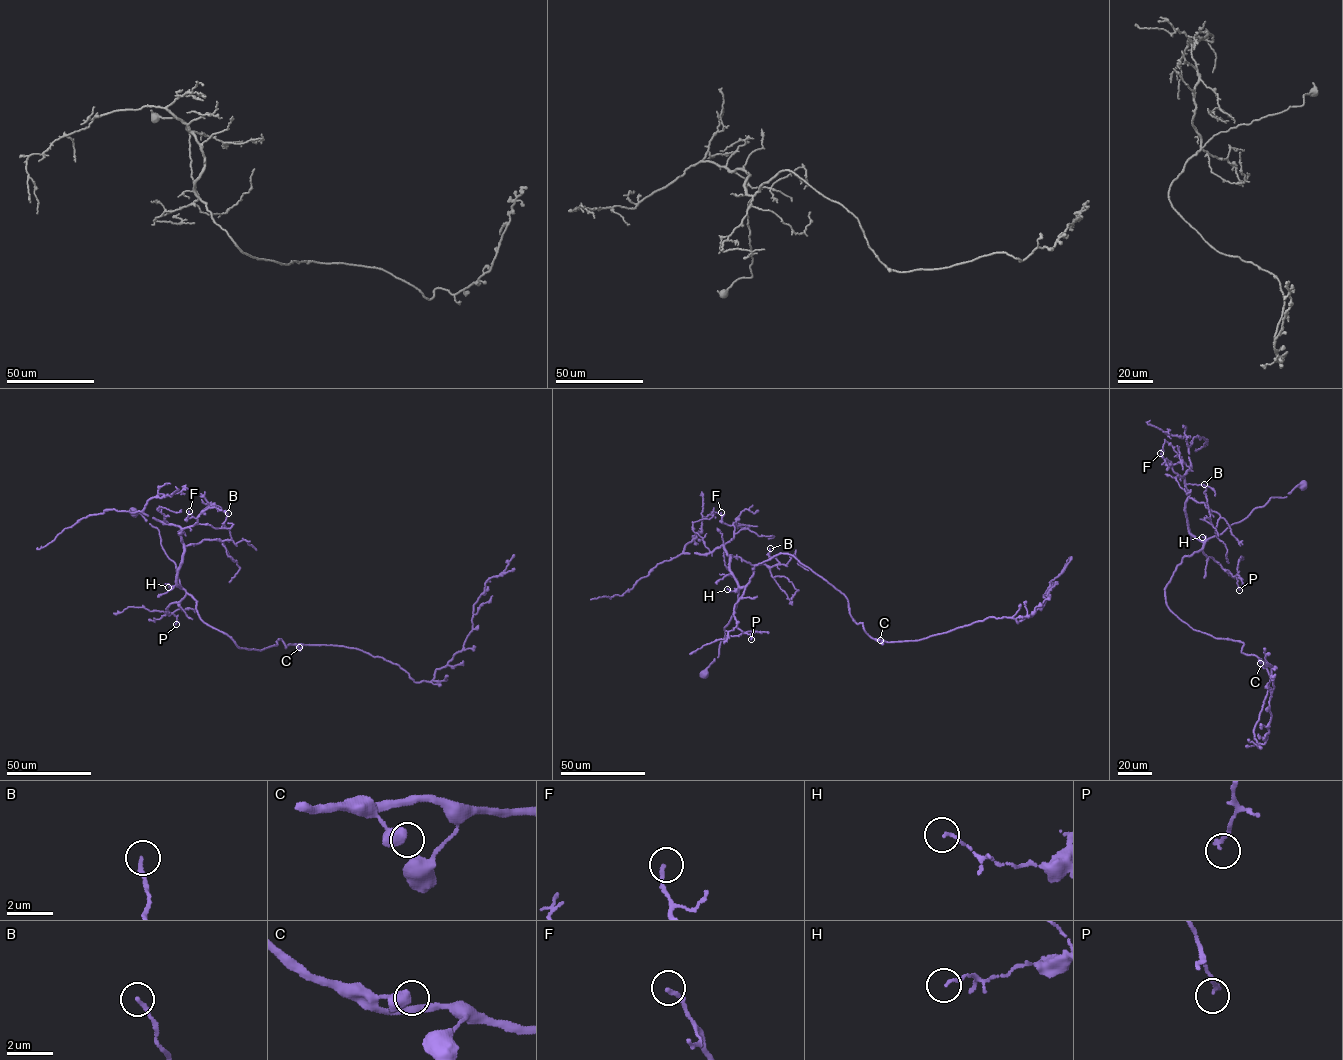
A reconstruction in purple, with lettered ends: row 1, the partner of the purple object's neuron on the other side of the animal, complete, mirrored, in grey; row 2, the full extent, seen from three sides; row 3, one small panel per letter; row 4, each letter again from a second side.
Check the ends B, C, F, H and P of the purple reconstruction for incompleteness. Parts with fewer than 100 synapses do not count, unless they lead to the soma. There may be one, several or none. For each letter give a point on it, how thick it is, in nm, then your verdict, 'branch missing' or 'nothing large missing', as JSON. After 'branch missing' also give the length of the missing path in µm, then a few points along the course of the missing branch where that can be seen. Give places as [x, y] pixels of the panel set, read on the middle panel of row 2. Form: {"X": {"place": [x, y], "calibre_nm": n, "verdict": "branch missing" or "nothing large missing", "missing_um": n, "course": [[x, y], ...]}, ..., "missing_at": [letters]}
{"B": {"place": [770, 548], "calibre_nm": 160, "verdict": "nothing large missing"}, "C": {"place": [880, 640], "calibre_nm": 600, "verdict": "nothing large missing"}, "F": {"place": [721, 512], "calibre_nm": 150, "verdict": "nothing large missing"}, "H": {"place": [727, 589], "calibre_nm": 110, "verdict": "nothing large missing"}, "P": {"place": [751, 639], "calibre_nm": 140, "verdict": "nothing large missing"}, "missing_at": []}

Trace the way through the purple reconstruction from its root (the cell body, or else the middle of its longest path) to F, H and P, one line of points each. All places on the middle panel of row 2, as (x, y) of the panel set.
F: (704, 674), (718, 655), (740, 588), (723, 546), (733, 538), (734, 526), (721, 521), (721, 512)
H: (704, 674), (718, 655), (725, 626), (736, 607), (740, 588), (732, 591), (727, 589)
P: (704, 674), (718, 655), (725, 626), (736, 607), (739, 589), (745, 586), (734, 614), (737, 627), (751, 639)

